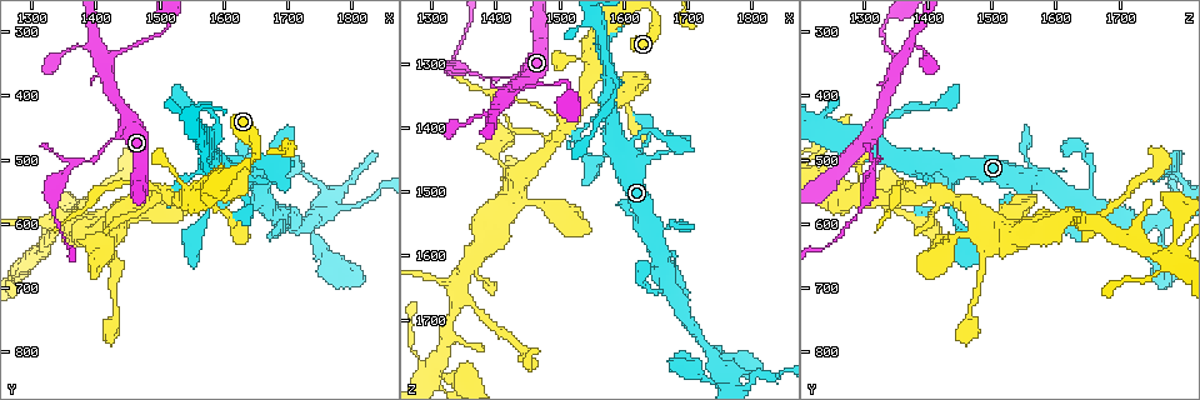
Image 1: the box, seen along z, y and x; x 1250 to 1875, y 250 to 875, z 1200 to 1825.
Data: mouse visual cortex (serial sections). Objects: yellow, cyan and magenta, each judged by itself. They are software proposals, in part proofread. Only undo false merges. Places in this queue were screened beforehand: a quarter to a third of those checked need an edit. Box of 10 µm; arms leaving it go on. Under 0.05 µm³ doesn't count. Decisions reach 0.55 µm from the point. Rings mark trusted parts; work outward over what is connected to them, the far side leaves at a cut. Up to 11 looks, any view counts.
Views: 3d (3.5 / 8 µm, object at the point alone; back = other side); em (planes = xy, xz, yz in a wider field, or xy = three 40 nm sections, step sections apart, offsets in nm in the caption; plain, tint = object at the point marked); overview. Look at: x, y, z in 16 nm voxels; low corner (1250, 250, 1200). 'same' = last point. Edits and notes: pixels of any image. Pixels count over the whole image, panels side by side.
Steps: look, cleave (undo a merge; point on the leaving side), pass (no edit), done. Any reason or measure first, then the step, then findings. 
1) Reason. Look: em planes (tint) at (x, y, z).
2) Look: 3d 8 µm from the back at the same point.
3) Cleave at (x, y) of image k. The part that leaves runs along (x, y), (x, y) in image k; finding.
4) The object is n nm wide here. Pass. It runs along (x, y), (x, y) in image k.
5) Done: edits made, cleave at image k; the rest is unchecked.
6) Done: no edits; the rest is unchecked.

Thick turns thin. Look: em xy step 2 (tint) at (1665, 515, 1415).

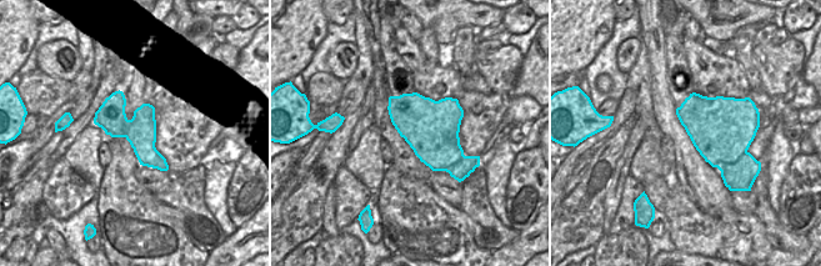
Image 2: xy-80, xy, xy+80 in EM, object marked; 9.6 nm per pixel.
Wider look. Look: 3d 3.5 µm at the same point.

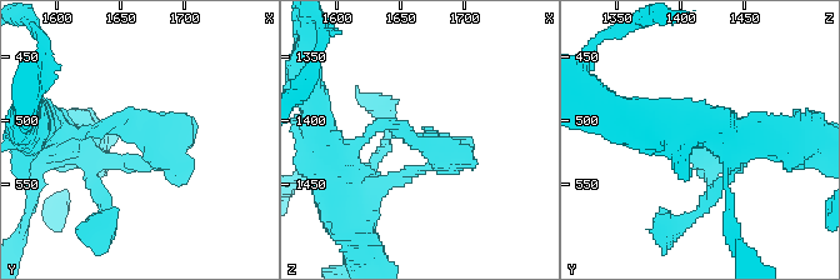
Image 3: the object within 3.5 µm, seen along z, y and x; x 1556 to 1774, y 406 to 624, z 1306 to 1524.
Pass. It runs along (115, 95), (115, 116), (164, 167) in image 2; all the same cell.

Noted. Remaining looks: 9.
Branch point. Look: 3d 3.5 µm from the back at (1640, 535, 1560).

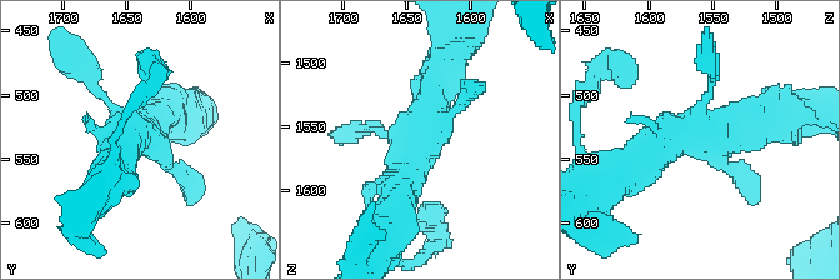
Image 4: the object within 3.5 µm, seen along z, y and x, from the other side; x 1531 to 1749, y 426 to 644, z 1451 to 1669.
Look: em xy step 3 (tint) at (1640, 532, 1558).

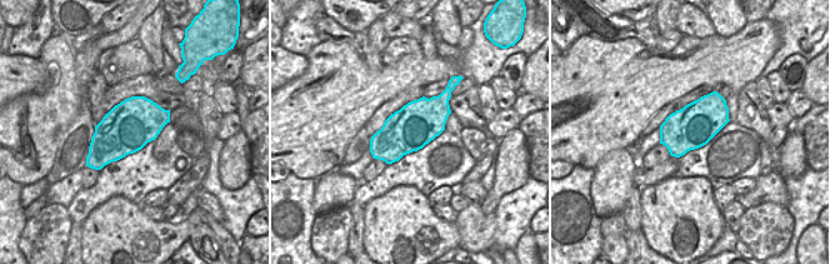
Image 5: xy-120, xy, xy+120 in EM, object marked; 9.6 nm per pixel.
Pass. It runs along (771, 110), (666, 134), (630, 164) in image 4; all the same cell.

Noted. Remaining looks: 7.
Side arm on a straight run. Look: 3d 3.5 µm at (1515, 550, 1395).

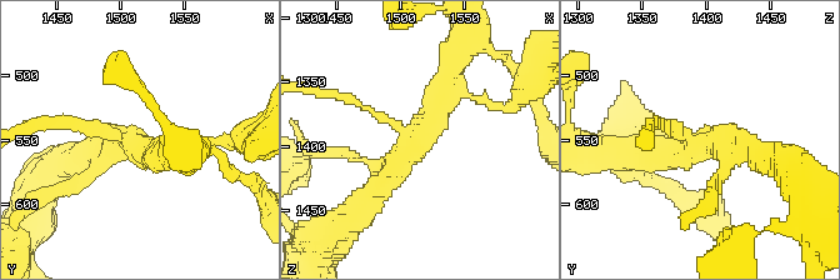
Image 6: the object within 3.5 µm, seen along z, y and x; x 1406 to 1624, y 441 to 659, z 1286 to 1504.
Look: em xy step 3 (tint) at (1516, 552, 1394).

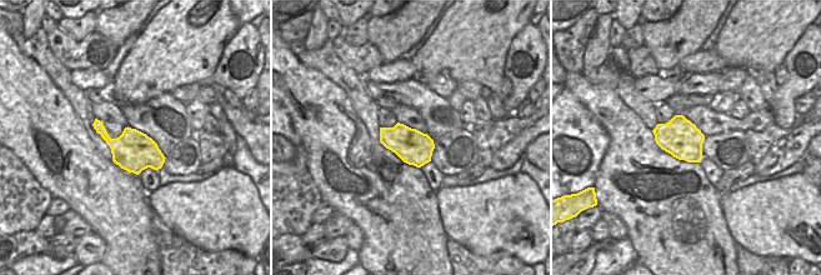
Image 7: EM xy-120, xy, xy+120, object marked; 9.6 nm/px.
Look: em planes (tint) at the same point.

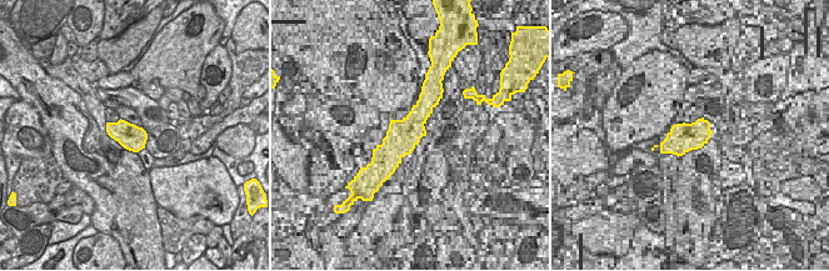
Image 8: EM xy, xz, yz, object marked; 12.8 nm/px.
Pass. It runs along (451, 64), (420, 144), (366, 199) in image 6; all the same cell.

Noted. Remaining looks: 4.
Three arms meet. Look: 3d 3.5 µm at (1420, 350, 1355).

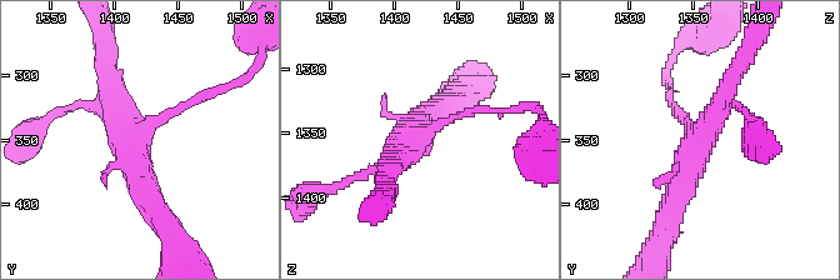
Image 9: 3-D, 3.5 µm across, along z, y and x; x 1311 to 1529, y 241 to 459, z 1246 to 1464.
Need the tissue. Look: em xy step 2 (tint) at (1418, 350, 1354).

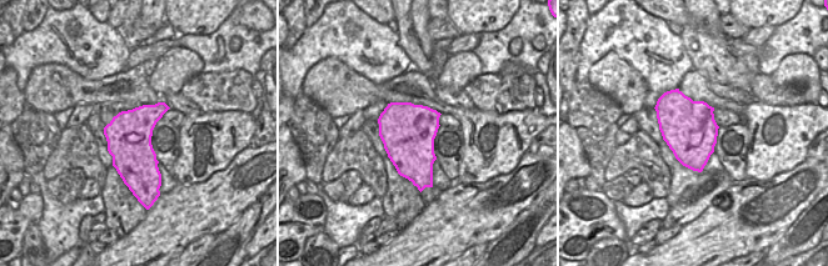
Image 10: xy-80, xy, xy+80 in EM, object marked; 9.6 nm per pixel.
Pass. It runs along (669, 213), (698, 140), (736, 71) in image 9; all the same cell.

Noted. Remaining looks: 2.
A narrow waist. Look: 3d 3.5 µm at (1340, 595, 1660).

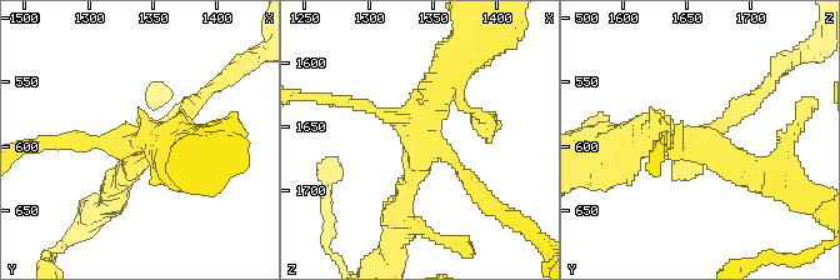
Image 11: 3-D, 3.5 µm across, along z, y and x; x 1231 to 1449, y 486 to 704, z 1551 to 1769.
Look: em xy step 3 (tint) at (1342, 594, 1658).

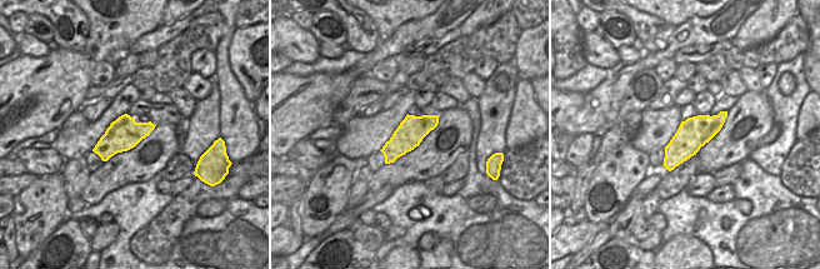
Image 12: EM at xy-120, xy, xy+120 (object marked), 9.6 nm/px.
Pass. It runs along (449, 70), (399, 205) in image 11; all the same cell.

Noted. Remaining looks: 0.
Done: no edits; the rest is unchecked.

